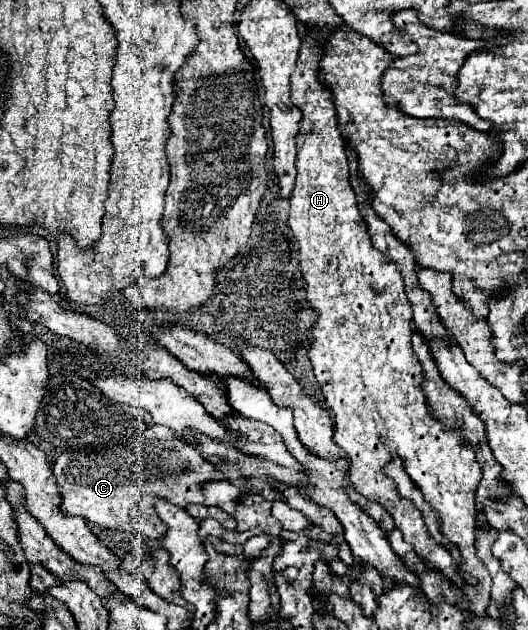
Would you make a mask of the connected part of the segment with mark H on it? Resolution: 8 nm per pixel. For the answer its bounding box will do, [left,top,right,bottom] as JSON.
[289,54,491,614]

